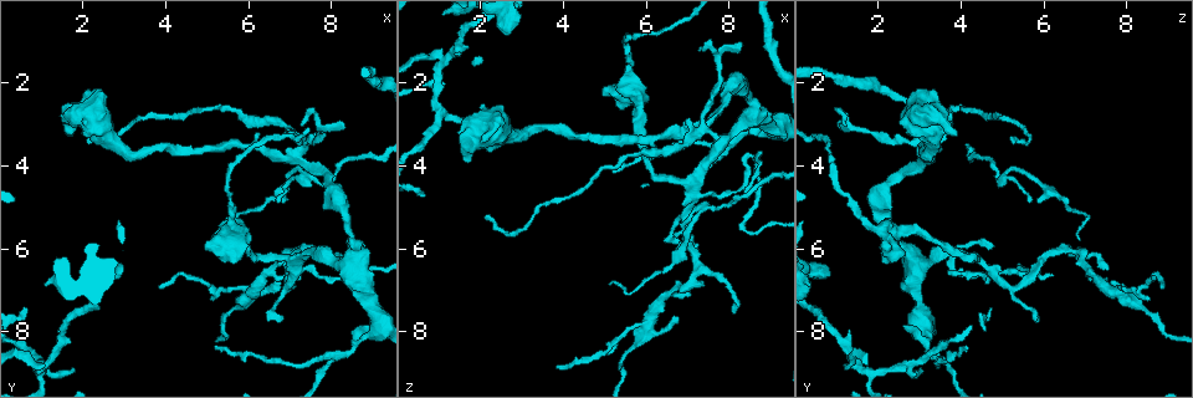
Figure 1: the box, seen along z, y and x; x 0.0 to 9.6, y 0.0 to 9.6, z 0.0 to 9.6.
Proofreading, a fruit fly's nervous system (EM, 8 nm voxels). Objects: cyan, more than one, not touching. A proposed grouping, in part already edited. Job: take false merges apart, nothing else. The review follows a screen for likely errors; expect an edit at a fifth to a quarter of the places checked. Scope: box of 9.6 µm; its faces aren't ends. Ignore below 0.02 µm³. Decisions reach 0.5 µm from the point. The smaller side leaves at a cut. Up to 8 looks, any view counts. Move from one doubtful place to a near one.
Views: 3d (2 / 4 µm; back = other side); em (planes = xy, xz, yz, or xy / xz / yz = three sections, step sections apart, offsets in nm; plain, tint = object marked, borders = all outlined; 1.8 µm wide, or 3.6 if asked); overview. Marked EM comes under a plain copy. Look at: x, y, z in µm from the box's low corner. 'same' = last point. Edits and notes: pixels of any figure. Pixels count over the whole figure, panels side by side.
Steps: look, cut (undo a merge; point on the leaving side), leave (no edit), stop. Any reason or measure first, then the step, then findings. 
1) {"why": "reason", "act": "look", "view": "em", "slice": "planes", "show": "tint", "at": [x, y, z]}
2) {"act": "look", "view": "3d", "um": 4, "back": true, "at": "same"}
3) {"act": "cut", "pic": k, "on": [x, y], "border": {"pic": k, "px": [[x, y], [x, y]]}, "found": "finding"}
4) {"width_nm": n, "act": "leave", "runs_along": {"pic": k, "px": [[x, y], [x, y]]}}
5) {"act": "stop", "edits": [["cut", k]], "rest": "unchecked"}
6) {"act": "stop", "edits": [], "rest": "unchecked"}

{"why": "four or more arms meet", "act": "look", "view": "3d", "um": 2, "at": [1.20, 8.70, 1.40]}

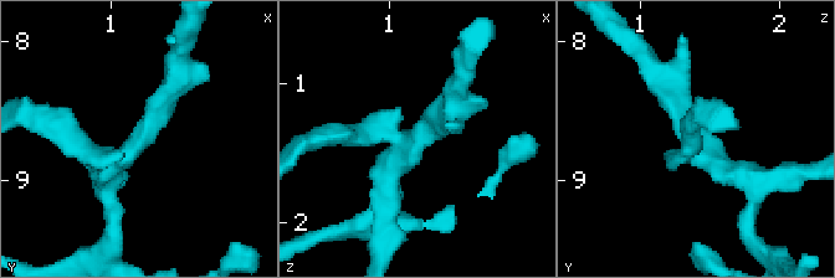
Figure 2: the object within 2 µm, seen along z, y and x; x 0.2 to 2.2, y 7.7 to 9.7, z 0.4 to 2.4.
{"arms": 4, "act": "look", "view": "em", "slice": "planes", "show": "tint", "at": [1.18, 8.72, 1.40]}

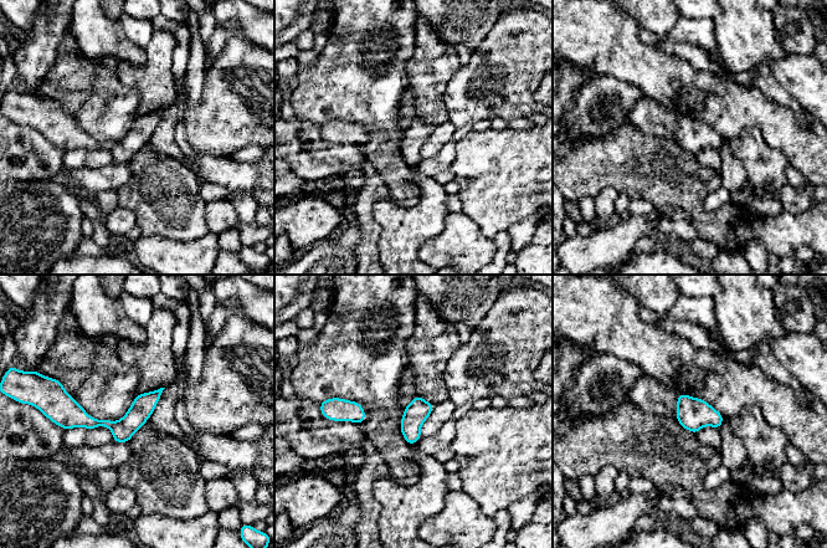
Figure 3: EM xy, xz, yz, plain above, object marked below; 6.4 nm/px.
{"width_nm": 150, "act": "cut", "pic": 3, "on": [75, 416], "border": {"pic": 3, "px": [[114, 423], [111, 429]]}, "found": "a second neuron is stuck on"}

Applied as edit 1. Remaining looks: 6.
{"why": "redraw", "act": "look", "view": "overview"}

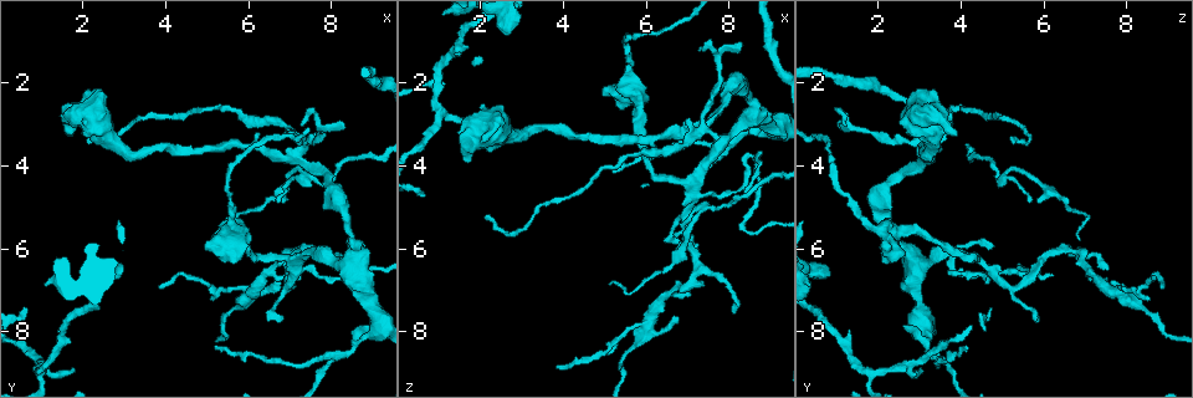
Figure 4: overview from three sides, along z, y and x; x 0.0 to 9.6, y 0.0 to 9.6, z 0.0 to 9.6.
{"why": "three-way junction", "act": "look", "view": "em", "slice": "yz", "step": 8, "show": "tint", "at": [7.25, 3.80, 3.10]}

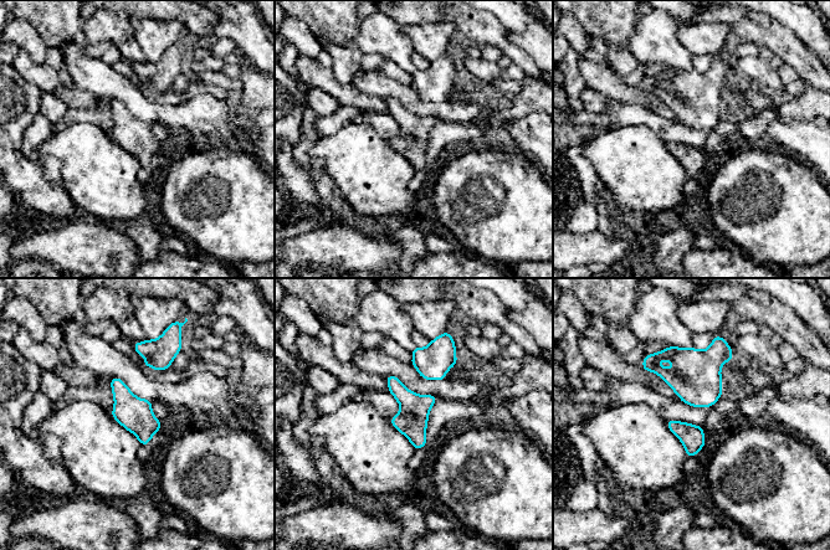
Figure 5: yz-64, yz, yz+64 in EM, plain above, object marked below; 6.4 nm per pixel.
{"act": "leave", "found": "one neuron here"}

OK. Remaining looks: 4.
{"why": "three arms meet", "act": "look", "view": "em", "slice": "xz", "step": 4, "show": "tint", "at": [8.10, 8.60, 3.30]}

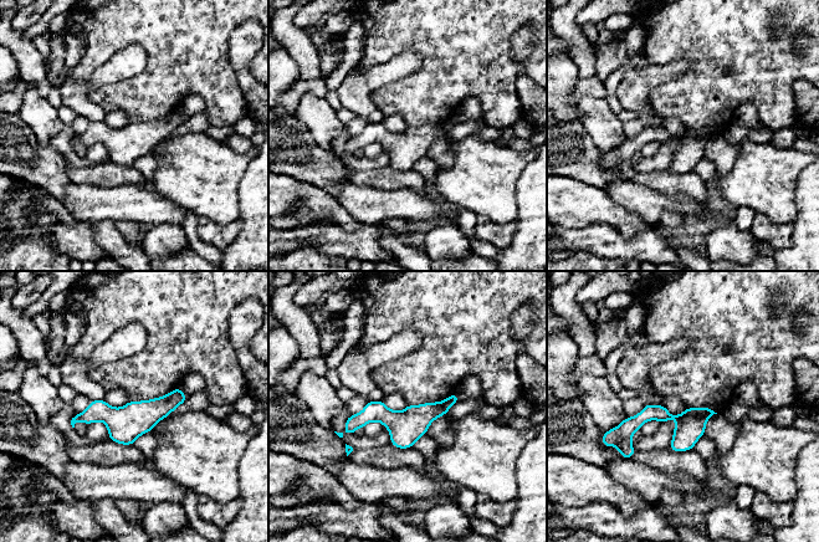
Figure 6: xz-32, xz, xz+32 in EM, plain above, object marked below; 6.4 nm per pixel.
{"act": "look", "view": "em", "slice": "planes", "show": "tint", "at": "same"}

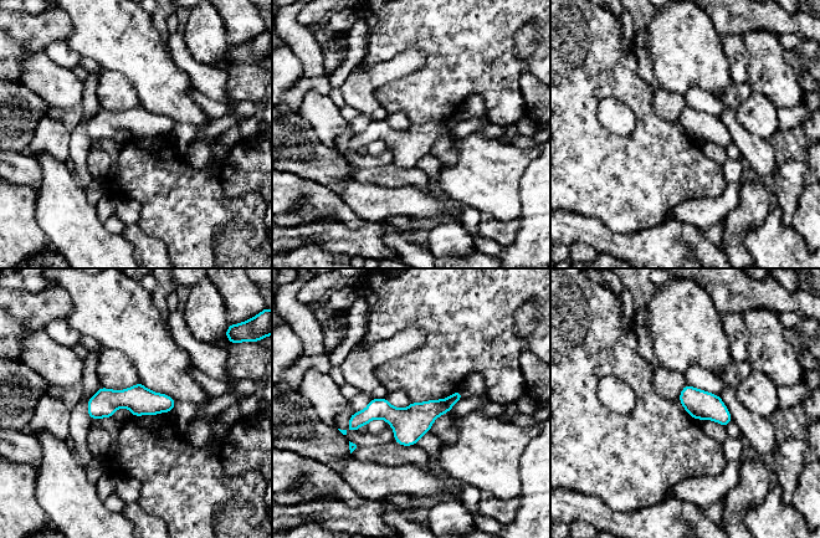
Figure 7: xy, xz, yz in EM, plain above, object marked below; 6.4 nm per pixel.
{"width_nm": 190, "act": "leave", "found": "one neuron here"}

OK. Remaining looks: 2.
{"act": "stop", "edits": [["cut", 3]], "rest": "unchecked"}

